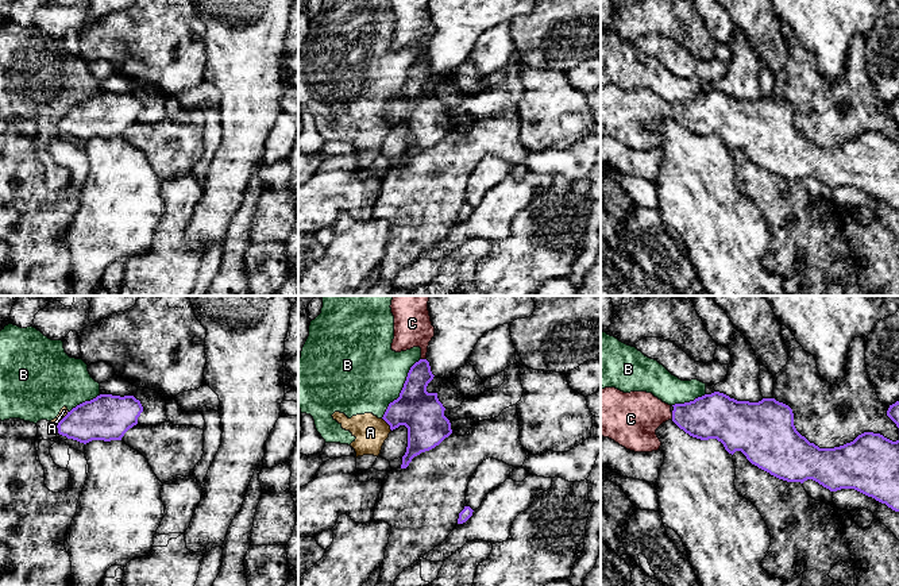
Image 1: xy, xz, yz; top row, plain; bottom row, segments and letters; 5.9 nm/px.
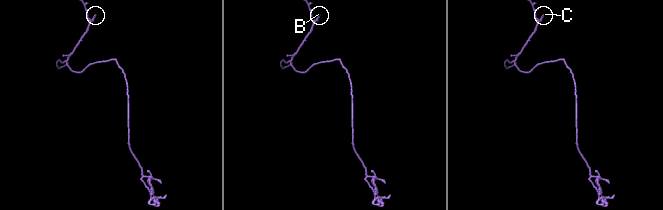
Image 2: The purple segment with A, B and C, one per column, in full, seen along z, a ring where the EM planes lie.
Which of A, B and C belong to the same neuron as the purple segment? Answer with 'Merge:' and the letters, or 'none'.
Merge: C

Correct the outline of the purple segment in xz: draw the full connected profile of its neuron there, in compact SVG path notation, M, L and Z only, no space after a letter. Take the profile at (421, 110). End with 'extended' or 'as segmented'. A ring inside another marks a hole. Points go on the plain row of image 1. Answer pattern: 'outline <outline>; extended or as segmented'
outline M391 0L390 5L394 14L391 47L421 46L421 55L410 65L400 95L389 101L382 115L391 128L400 123L408 126L408 144L401 162L406 166L414 154L439 143L452 127L437 90L427 89L435 74L427 58L428 43L435 34L428 0Z; extended

